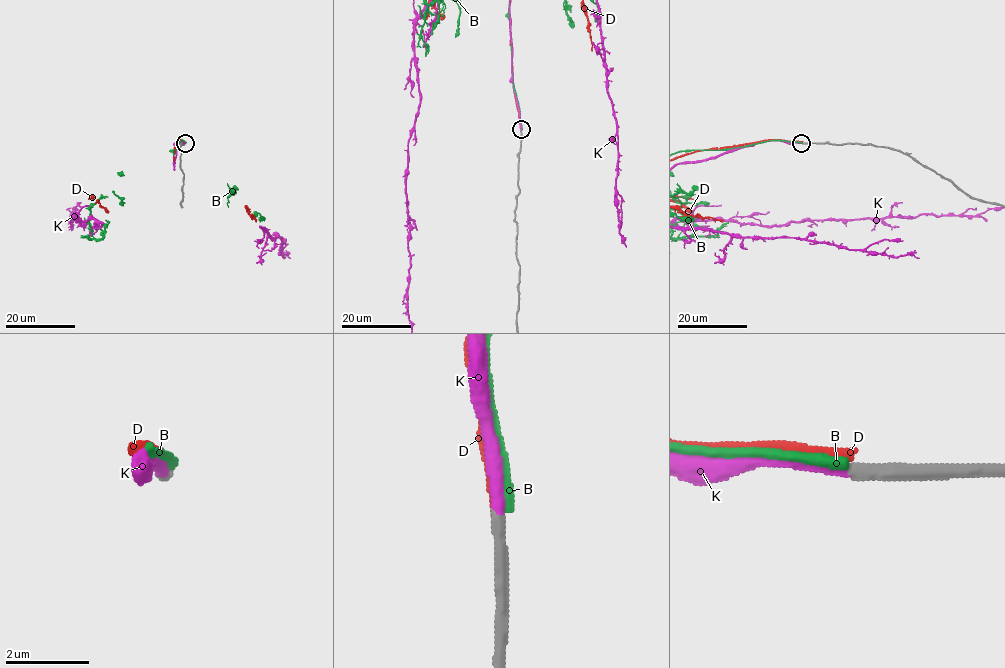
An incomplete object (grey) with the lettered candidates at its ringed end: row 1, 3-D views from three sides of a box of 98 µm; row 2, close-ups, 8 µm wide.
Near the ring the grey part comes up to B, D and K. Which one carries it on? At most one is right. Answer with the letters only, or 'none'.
K

